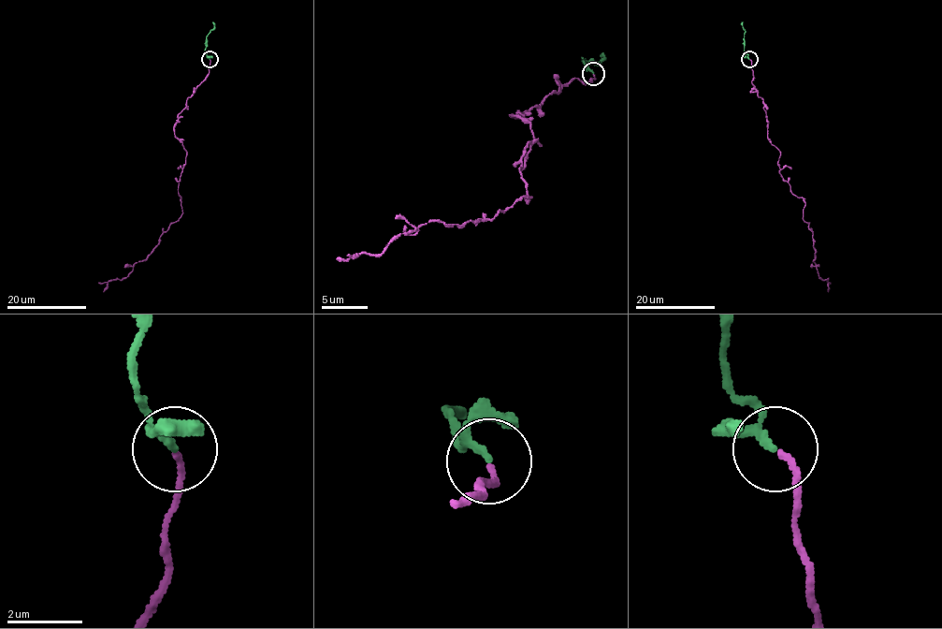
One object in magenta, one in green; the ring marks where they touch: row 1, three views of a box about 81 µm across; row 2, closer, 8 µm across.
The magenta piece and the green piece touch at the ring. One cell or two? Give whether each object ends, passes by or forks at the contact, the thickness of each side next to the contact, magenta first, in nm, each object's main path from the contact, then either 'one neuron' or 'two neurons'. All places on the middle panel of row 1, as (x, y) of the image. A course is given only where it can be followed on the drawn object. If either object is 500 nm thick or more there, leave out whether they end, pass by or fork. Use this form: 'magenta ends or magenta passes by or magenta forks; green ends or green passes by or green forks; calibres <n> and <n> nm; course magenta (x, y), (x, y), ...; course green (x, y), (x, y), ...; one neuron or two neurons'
magenta ends; green passes by; calibres 140 and 160 nm; course magenta (594, 75), (511, 116), (539, 142), (520, 168), (527, 202), (465, 225), (430, 220), (380, 255), (347, 255); course green (594, 73), (585, 61), (596, 64), (602, 56), (601, 54); one neuron

